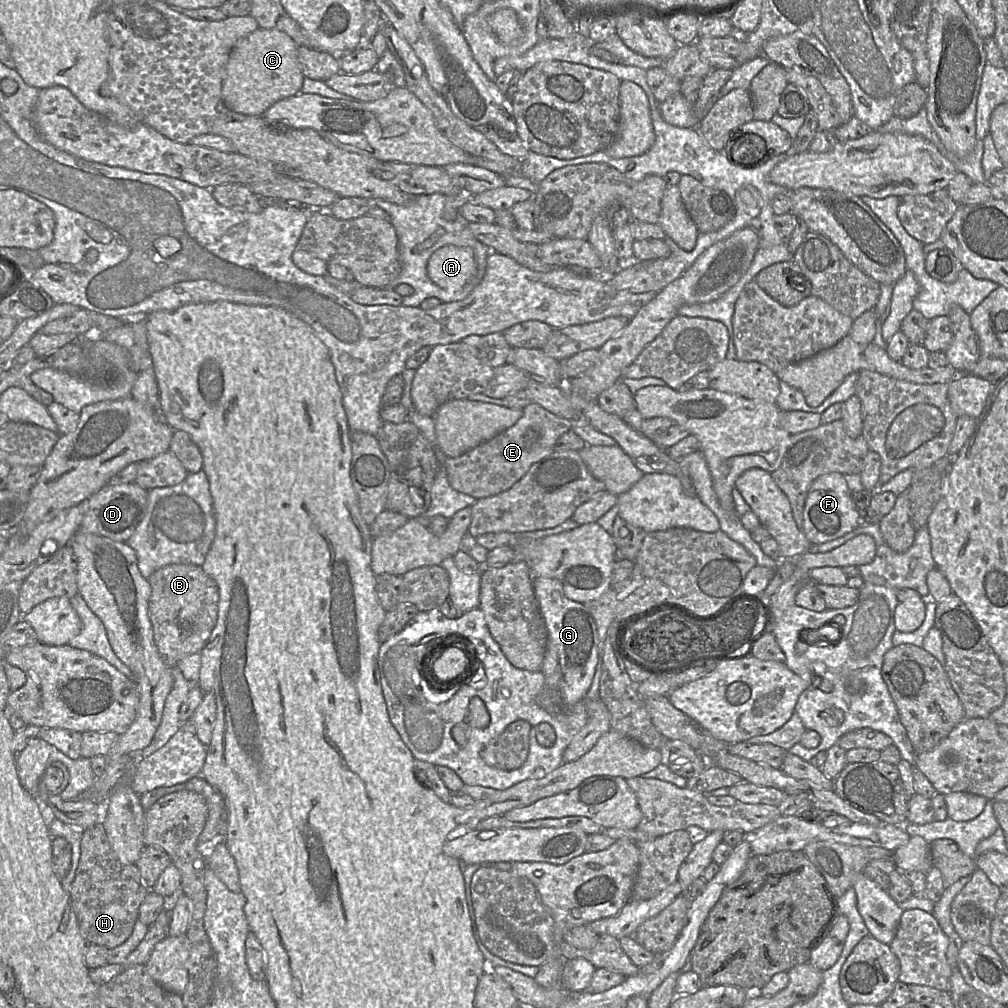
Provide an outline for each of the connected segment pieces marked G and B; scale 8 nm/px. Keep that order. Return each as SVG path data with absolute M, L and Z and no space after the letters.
M533 577L533 587L548 631L548 644L541 669L545 683L537 697L537 704L548 713L561 716L582 701L591 687L599 659L597 627L583 603L565 596L558 580Z
M170 564L161 567L148 578L151 587L151 596L149 600L149 619L153 628L154 642L161 658L169 665L175 666L177 662L187 655L200 653L209 640L211 633L216 625L218 617L219 589L216 582L208 576L201 566L193 564Z

